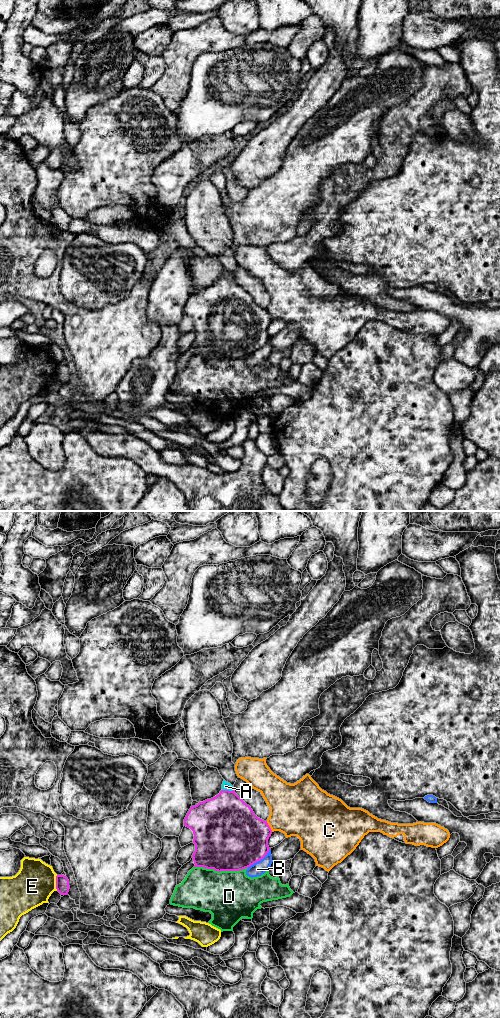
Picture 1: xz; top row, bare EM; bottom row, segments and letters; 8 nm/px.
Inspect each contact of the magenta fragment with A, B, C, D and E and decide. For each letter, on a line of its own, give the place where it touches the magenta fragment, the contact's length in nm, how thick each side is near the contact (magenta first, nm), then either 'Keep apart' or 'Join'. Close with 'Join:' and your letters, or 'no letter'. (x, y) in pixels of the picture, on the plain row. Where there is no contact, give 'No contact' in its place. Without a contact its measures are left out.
A: Touches magenta at xz (228, 278). Shared border 100 nm. Thickness 440 nm (magenta) against 60 nm. Join
B: Touches magenta at xz (259, 348). Shared border 240 nm. Thickness 480 nm (magenta) against 110 nm. Keep apart
C: Touches magenta at xz (269, 314). Shared border 100 nm. Thickness 440 nm (magenta) against 420 nm. Keep apart
D: Touches magenta at xz (221, 358). Shared border 440 nm. Thickness 500 nm (magenta) against 400 nm. Keep apart
E: Touches magenta at xz (56, 371). Shared border 130 nm. Thickness 110 nm (magenta) against 320 nm. Keep apart
Join: A

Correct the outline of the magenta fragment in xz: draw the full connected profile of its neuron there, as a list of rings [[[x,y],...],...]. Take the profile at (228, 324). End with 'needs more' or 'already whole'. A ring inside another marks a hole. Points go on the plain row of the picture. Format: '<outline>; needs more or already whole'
[[[225,268],[218,283],[191,294],[184,307],[184,314],[194,322],[194,355],[218,360],[239,359],[262,348],[270,338],[268,327],[272,318],[267,309],[258,306],[251,295],[235,281],[234,275]]]; needs more

